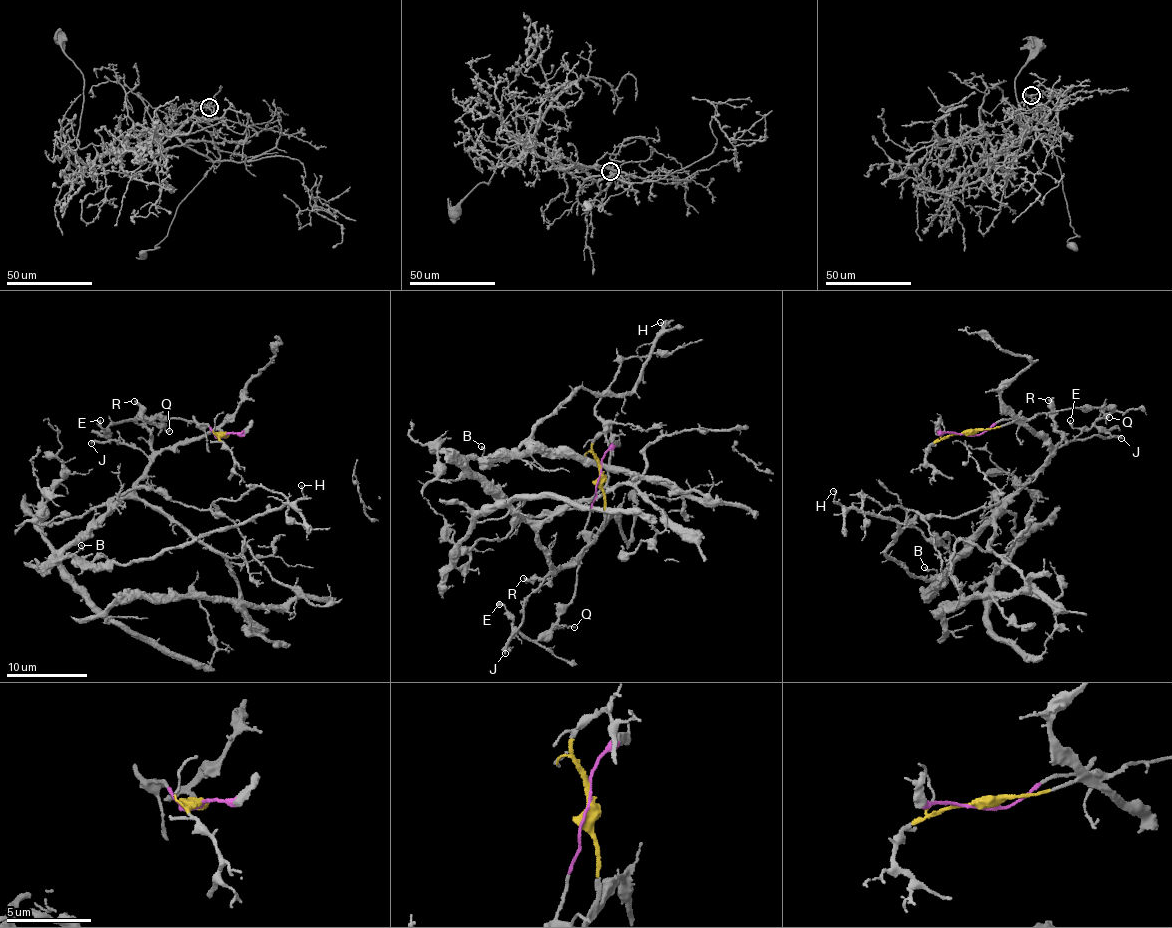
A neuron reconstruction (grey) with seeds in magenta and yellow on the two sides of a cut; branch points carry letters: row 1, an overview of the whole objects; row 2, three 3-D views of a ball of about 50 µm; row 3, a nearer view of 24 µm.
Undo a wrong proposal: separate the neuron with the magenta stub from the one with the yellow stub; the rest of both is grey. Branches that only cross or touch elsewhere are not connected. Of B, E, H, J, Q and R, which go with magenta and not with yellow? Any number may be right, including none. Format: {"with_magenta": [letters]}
{"with_magenta": ["E", "Q"]}

